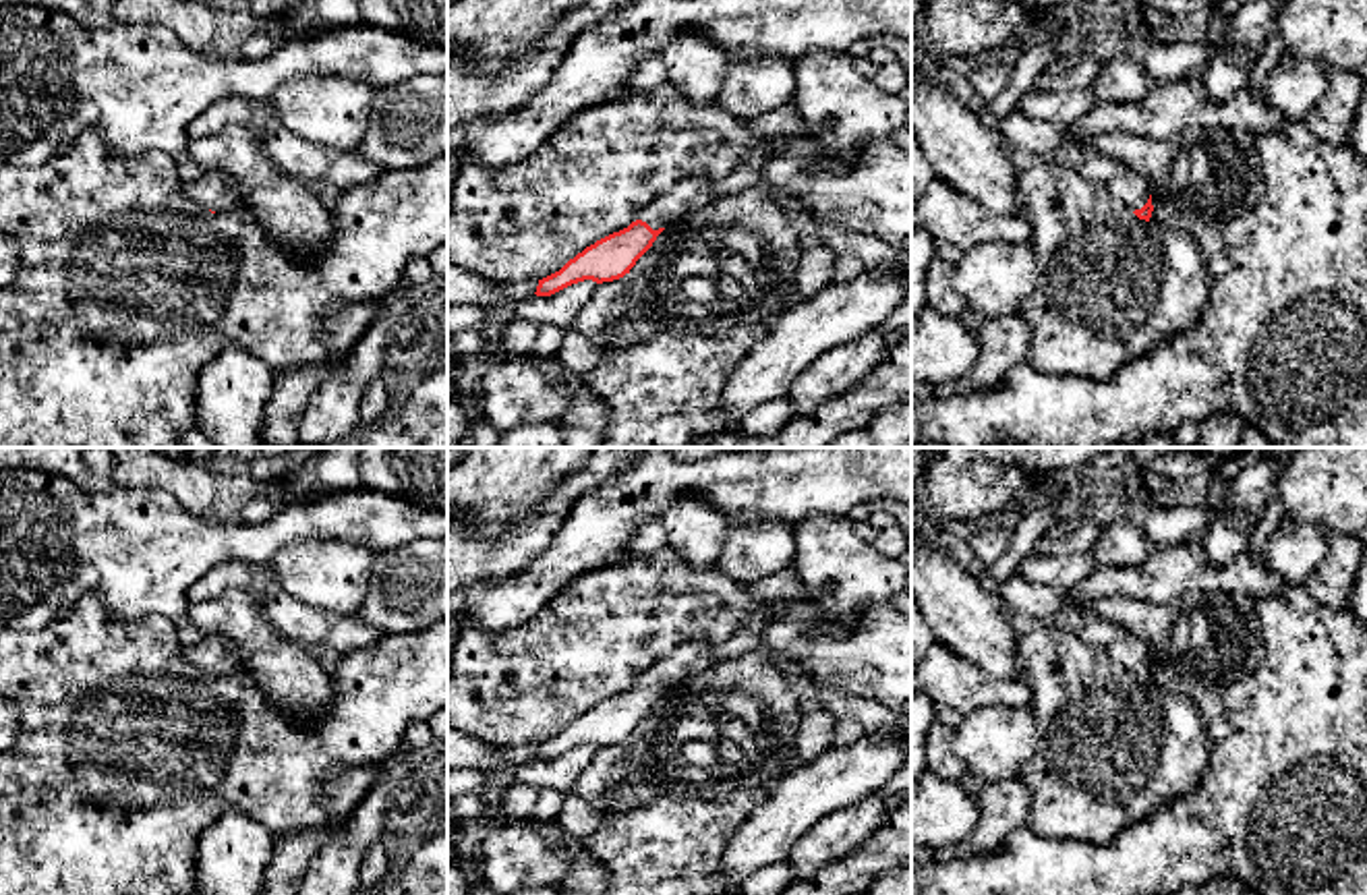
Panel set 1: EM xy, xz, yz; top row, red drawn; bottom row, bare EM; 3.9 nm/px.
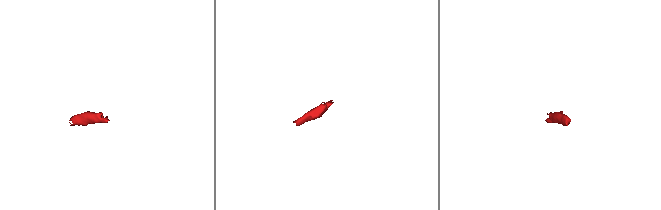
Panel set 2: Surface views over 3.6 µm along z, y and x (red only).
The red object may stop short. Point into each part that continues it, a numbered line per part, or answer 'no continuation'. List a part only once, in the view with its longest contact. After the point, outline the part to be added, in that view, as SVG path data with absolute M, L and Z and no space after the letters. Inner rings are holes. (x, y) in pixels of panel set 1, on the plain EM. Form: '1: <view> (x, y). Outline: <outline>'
1: xz (690, 657). Outline: M779 607L754 613L727 642L712 651L708 651L702 640L686 642L671 657L644 673L638 684L646 686L652 694L667 692L704 667L764 648L764 632L777 615Z

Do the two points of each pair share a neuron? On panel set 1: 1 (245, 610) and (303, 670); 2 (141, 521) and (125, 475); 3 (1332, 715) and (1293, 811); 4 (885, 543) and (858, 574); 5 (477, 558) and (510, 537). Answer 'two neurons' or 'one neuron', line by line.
1: one neuron
2: two neurons
3: one neuron
4: two neurons
5: one neuron

